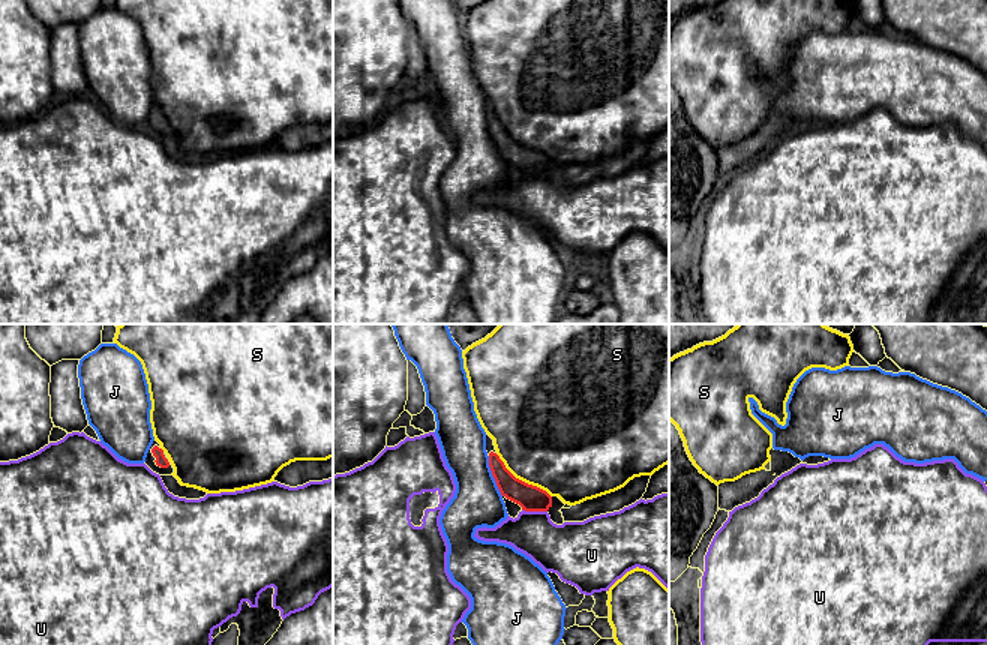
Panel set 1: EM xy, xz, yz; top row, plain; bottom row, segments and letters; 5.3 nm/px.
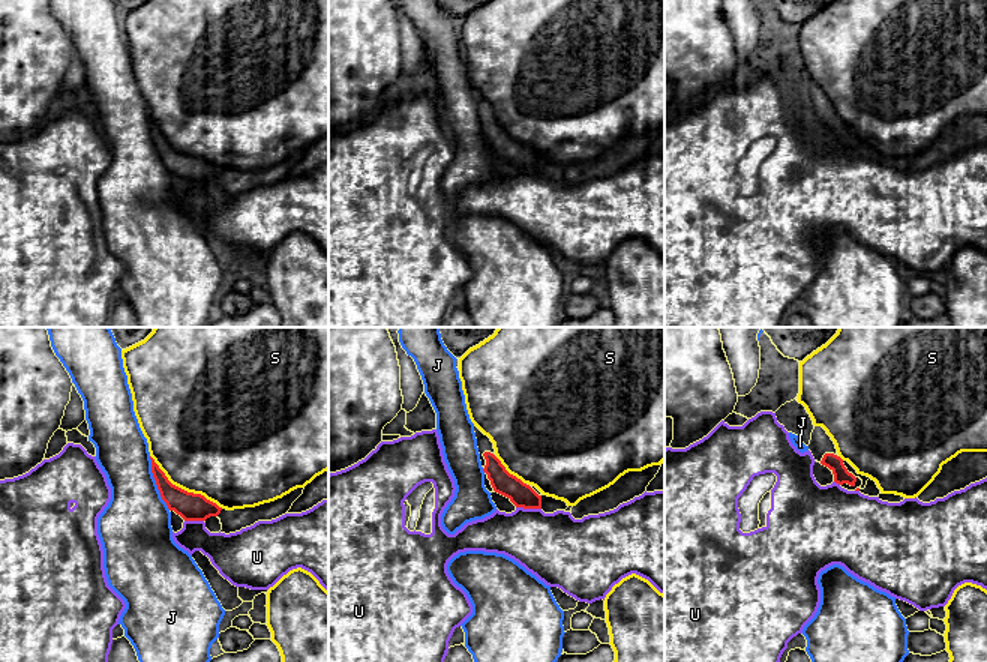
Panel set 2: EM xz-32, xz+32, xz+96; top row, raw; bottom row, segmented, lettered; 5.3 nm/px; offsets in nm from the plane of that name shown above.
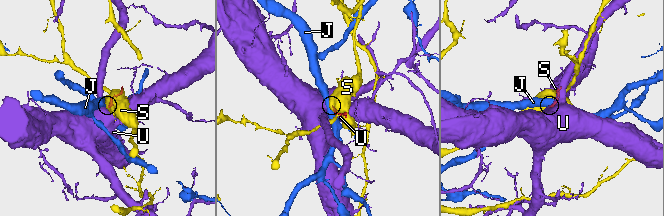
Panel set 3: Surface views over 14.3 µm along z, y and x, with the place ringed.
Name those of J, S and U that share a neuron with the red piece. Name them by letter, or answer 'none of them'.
none of them

